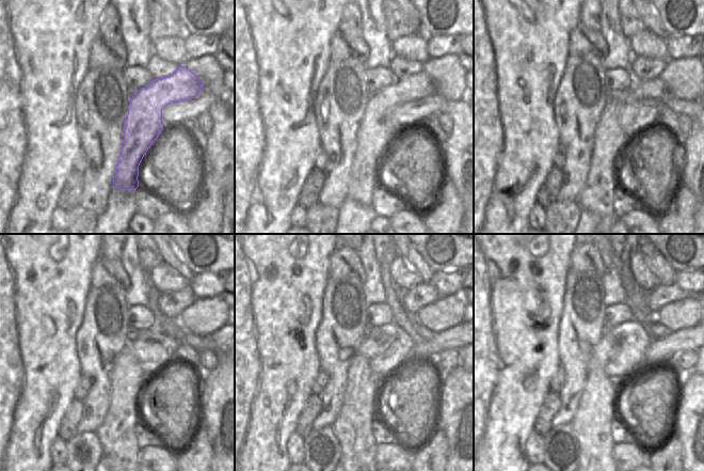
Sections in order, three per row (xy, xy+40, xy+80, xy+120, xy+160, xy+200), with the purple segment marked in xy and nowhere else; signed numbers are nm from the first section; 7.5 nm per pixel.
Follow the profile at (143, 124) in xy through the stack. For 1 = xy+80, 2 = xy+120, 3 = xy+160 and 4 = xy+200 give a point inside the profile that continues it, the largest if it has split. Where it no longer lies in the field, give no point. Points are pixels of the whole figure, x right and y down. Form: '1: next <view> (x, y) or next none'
1: next xy+80 (609, 140)
2: next xy+120 (116, 433)
3: next xy+160 (352, 426)
4: next xy+200 (591, 423)

